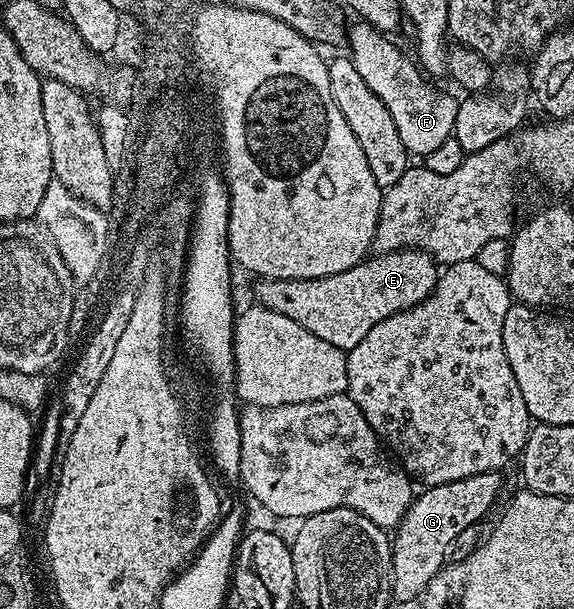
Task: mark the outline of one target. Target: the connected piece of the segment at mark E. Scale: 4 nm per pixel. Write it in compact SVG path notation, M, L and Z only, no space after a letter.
M409 249L406 251L385 251L373 254L363 263L346 269L346 273L334 273L330 277L314 277L313 279L260 279L256 287L255 302L274 313L282 313L282 317L290 317L290 321L298 321L306 333L314 333L314 337L322 337L330 345L342 352L350 352L378 321L386 321L386 317L394 317L394 313L402 313L414 305L418 305L436 288L438 264L431 255L424 251Z

